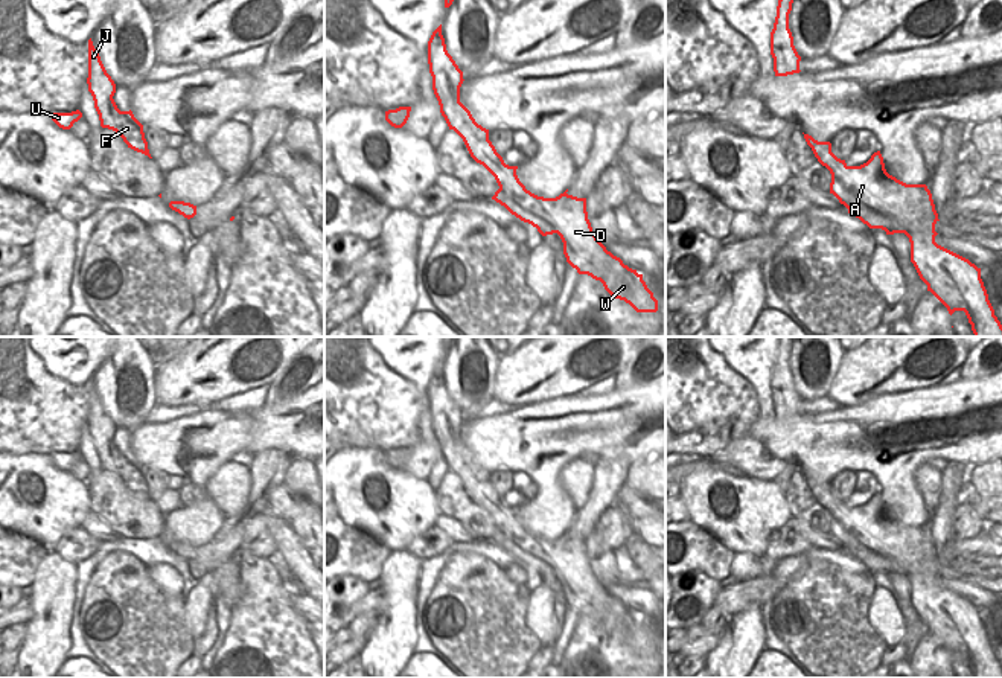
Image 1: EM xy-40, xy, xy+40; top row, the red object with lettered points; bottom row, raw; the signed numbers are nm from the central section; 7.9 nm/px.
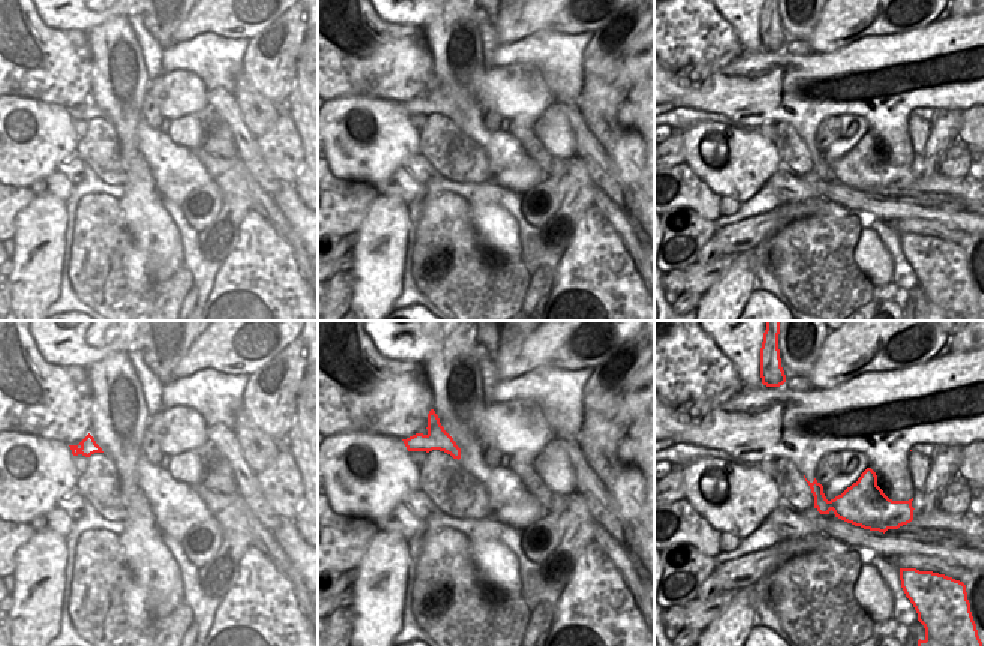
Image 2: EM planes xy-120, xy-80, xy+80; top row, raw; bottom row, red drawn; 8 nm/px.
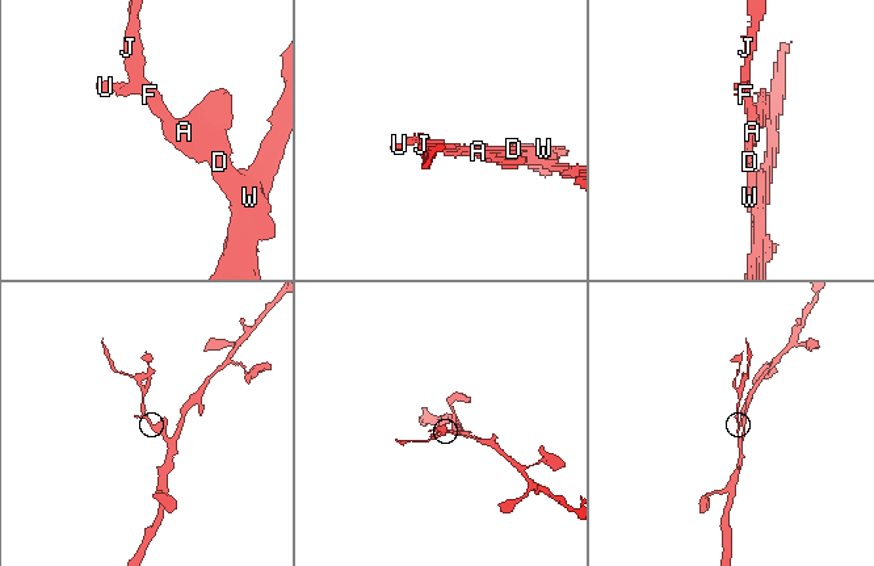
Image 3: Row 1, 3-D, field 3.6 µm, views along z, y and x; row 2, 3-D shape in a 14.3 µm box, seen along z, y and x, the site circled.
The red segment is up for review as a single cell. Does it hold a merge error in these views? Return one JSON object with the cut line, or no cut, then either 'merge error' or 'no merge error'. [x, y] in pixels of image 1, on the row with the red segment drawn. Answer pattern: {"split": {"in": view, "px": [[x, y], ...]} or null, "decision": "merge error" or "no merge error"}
{"split": {"in": "xy", "px": [[488, 137], [480, 139], [472, 147], [471, 154]]}, "decision": "merge error"}

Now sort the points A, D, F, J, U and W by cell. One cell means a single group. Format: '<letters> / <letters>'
A D W / F J U

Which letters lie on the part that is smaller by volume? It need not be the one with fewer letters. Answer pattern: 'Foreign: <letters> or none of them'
Foreign: F, J, U

